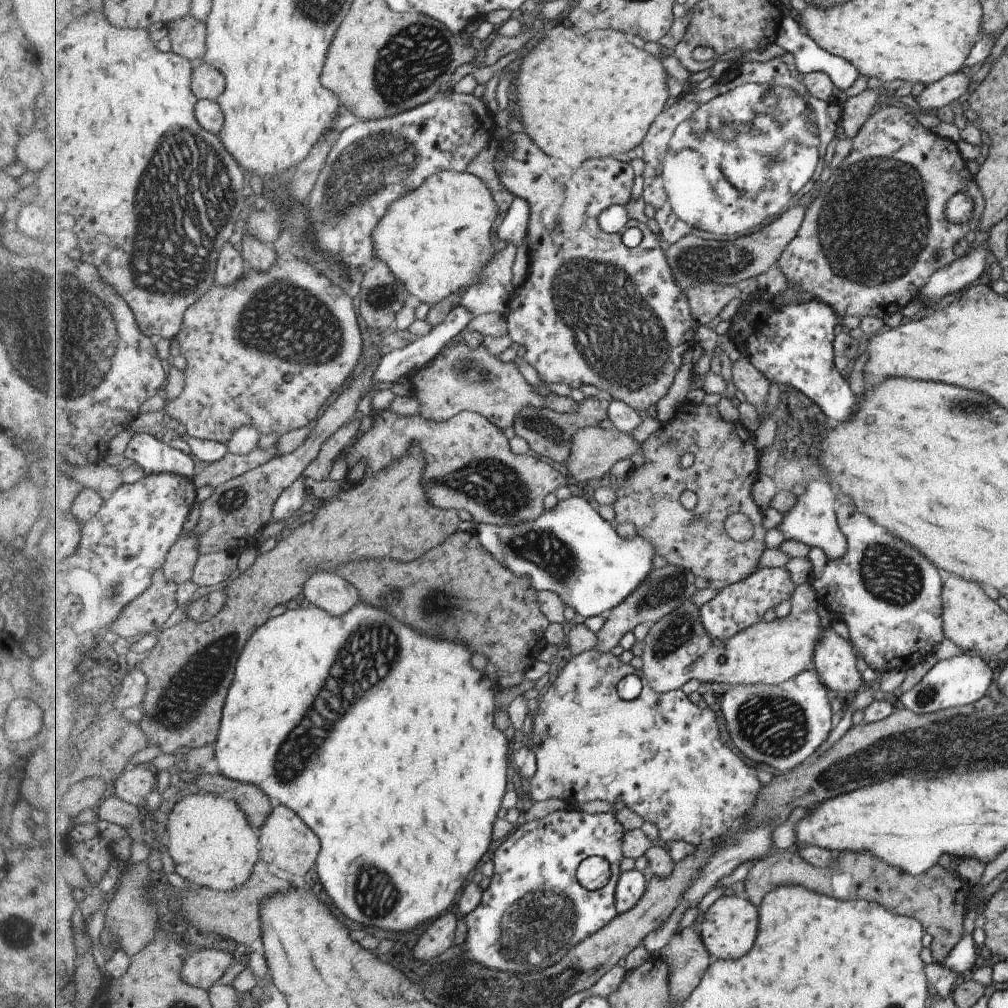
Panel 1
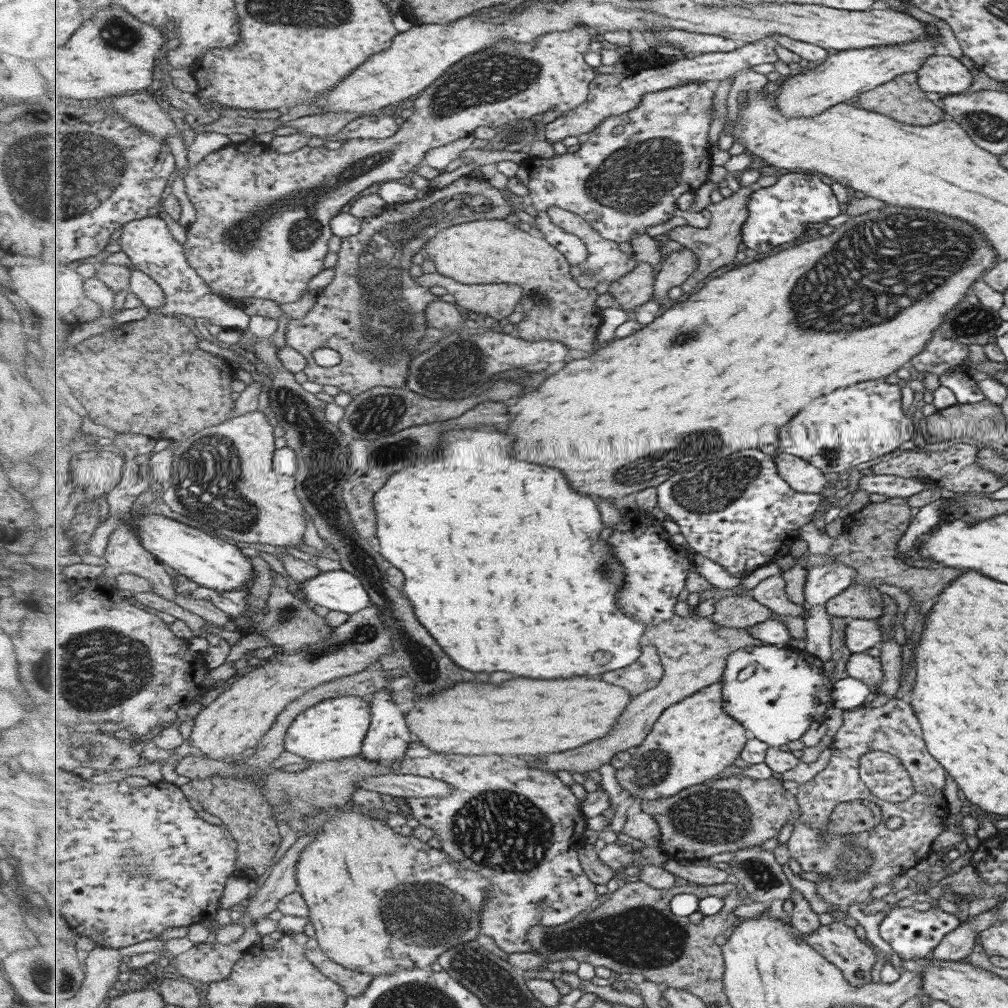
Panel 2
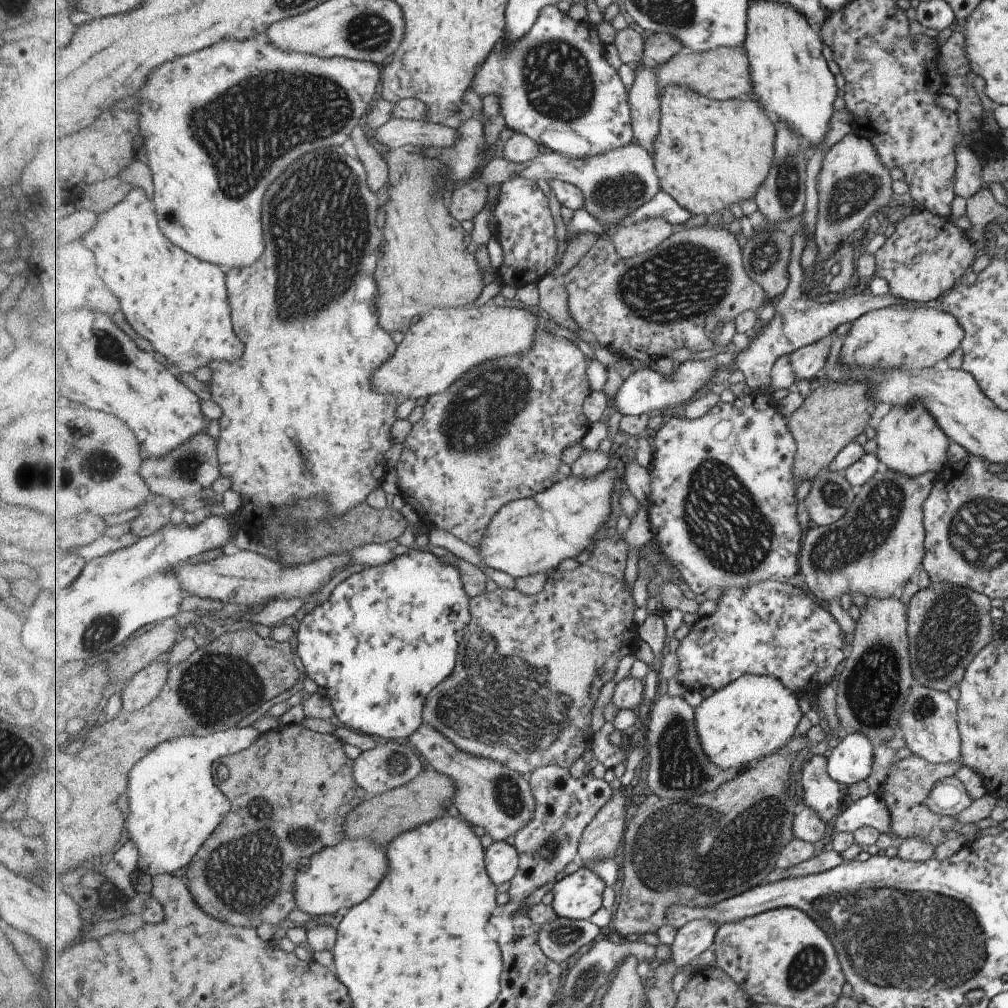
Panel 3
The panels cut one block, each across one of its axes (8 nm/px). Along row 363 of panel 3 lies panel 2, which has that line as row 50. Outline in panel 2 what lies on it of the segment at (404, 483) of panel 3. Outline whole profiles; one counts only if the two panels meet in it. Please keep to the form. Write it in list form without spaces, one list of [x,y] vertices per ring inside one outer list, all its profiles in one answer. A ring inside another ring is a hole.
[[[577,26],[567,32],[557,31],[551,32],[551,34],[545,34],[545,36],[539,36],[535,42],[529,42],[529,44],[503,40],[503,42],[499,42],[493,48],[487,48],[483,52],[477,52],[474,56],[467,56],[461,63],[457,63],[455,66],[449,68],[439,80],[436,80],[435,83],[417,96],[413,102],[413,107],[415,108],[414,113],[405,120],[405,123],[401,126],[397,134],[391,138],[353,139],[342,142],[342,146],[335,150],[329,150],[329,148],[323,146],[311,148],[304,146],[294,153],[287,154],[278,154],[278,152],[273,151],[270,145],[255,144],[254,146],[249,146],[243,142],[235,145],[230,144],[225,148],[221,148],[221,150],[208,154],[195,167],[188,169],[184,177],[186,192],[198,212],[198,220],[195,220],[191,228],[187,231],[185,250],[188,254],[189,264],[204,277],[205,282],[209,284],[209,288],[212,288],[217,296],[220,296],[231,304],[236,305],[237,302],[247,299],[264,299],[268,302],[278,302],[280,305],[301,300],[302,296],[308,293],[309,282],[317,274],[321,274],[325,270],[325,256],[329,254],[329,240],[334,235],[332,231],[332,220],[342,213],[343,206],[349,207],[349,204],[357,198],[357,194],[361,194],[363,190],[367,190],[369,186],[373,186],[373,183],[396,181],[398,178],[407,176],[419,164],[423,164],[425,156],[429,151],[452,143],[467,135],[474,135],[479,126],[498,127],[514,122],[514,120],[531,118],[535,114],[543,114],[547,110],[564,113],[565,111],[580,107],[588,99],[590,84],[597,76],[595,68],[585,62],[585,52],[589,50],[589,44],[593,40],[593,32],[589,26]]]

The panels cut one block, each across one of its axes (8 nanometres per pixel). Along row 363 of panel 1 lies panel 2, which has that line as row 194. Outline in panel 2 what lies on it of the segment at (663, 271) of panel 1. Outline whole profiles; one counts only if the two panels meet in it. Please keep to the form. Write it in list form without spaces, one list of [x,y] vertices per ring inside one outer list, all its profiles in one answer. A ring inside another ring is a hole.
[[[691,82],[691,84],[685,84],[685,86],[669,88],[669,90],[661,90],[661,92],[653,92],[643,96],[641,104],[639,104],[635,110],[628,113],[625,112],[625,114],[621,114],[621,116],[611,116],[611,118],[603,120],[604,124],[598,127],[593,133],[589,134],[588,140],[581,144],[580,148],[574,153],[566,152],[561,155],[557,154],[550,159],[535,157],[527,157],[524,159],[519,165],[515,176],[518,181],[529,189],[528,199],[537,212],[537,217],[535,218],[537,230],[549,241],[549,244],[552,244],[561,254],[567,256],[572,266],[579,266],[579,264],[585,262],[586,258],[583,242],[575,236],[575,234],[567,233],[565,230],[551,224],[551,220],[547,215],[547,209],[549,209],[549,207],[558,206],[564,208],[566,211],[578,214],[580,217],[583,217],[585,221],[590,222],[592,227],[595,228],[601,236],[619,244],[633,240],[635,234],[639,234],[639,232],[641,232],[641,234],[647,234],[647,230],[649,230],[651,226],[659,226],[659,224],[669,222],[669,220],[675,216],[675,212],[677,212],[677,200],[679,200],[679,196],[683,196],[685,192],[693,193],[699,186],[703,186],[703,184],[709,180],[709,172],[711,172],[711,152],[709,152],[707,142],[709,142],[709,128],[711,128],[711,122],[713,122],[713,115],[715,114],[715,111],[712,109],[713,98],[715,98],[715,85],[707,82]]]

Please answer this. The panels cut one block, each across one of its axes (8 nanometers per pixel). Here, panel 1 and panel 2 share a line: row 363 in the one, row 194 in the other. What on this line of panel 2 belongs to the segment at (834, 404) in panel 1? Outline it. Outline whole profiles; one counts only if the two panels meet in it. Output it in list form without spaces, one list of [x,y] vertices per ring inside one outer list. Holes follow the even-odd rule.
[[[783,171],[774,185],[757,188],[753,197],[749,199],[749,217],[743,225],[743,242],[757,252],[773,252],[779,246],[785,246],[785,244],[791,244],[791,242],[803,238],[809,230],[807,224],[819,227],[825,225],[825,220],[833,220],[835,216],[841,216],[843,208],[843,205],[839,204],[837,198],[833,196],[831,184],[825,184],[825,180],[821,180],[821,176],[802,171]]]

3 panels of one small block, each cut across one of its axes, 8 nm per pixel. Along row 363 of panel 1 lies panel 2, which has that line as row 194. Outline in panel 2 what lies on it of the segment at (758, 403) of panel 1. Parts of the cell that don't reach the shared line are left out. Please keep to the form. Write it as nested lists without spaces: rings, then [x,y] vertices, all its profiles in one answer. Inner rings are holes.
[[[757,184],[750,186],[740,186],[737,192],[730,197],[723,198],[722,201],[709,204],[707,209],[711,212],[710,224],[706,228],[695,228],[687,224],[680,225],[667,232],[670,240],[675,240],[681,245],[689,248],[697,258],[699,258],[699,268],[693,272],[680,289],[684,297],[695,292],[695,288],[713,272],[733,264],[737,260],[737,252],[739,252],[739,244],[743,240],[743,225],[749,217],[749,199],[753,197],[753,193],[757,191]]]

